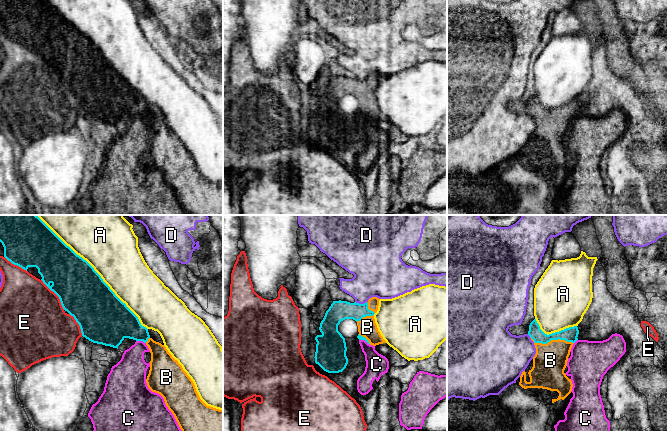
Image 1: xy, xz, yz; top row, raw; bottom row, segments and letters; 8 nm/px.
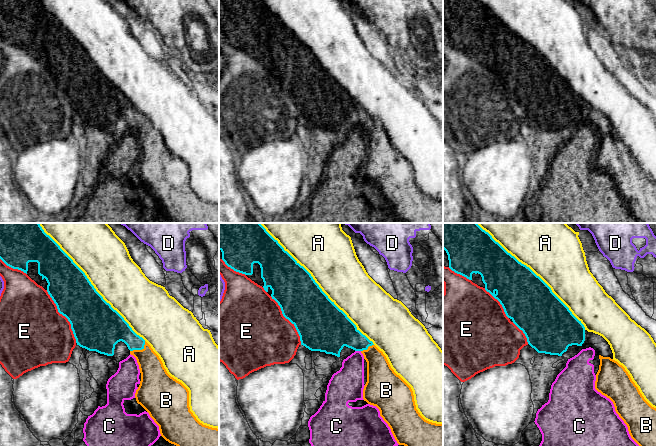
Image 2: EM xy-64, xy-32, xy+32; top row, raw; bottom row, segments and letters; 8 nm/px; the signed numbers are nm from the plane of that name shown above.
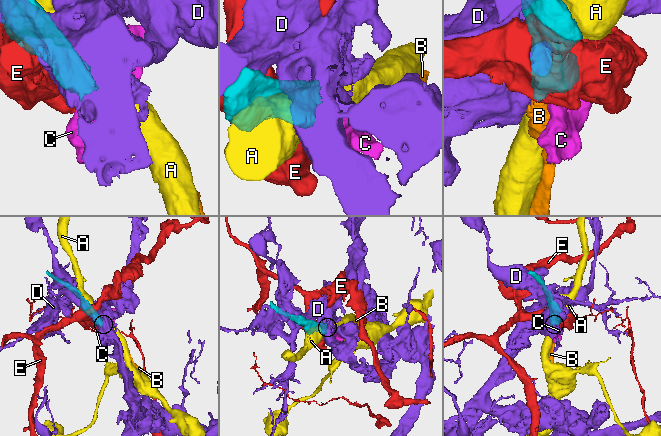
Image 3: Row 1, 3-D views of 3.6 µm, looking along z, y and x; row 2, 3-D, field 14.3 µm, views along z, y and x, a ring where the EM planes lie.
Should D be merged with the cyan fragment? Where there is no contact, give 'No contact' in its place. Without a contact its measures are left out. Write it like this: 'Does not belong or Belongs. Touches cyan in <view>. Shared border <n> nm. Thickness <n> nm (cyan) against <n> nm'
Does not belong. Touches cyan in xz. Shared border 100 nm. Thickness 160 nm (cyan) against 340 nm

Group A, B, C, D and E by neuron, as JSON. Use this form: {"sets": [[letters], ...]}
{"sets": [["A"], ["B"], ["C"], ["D"], ["E"]]}

